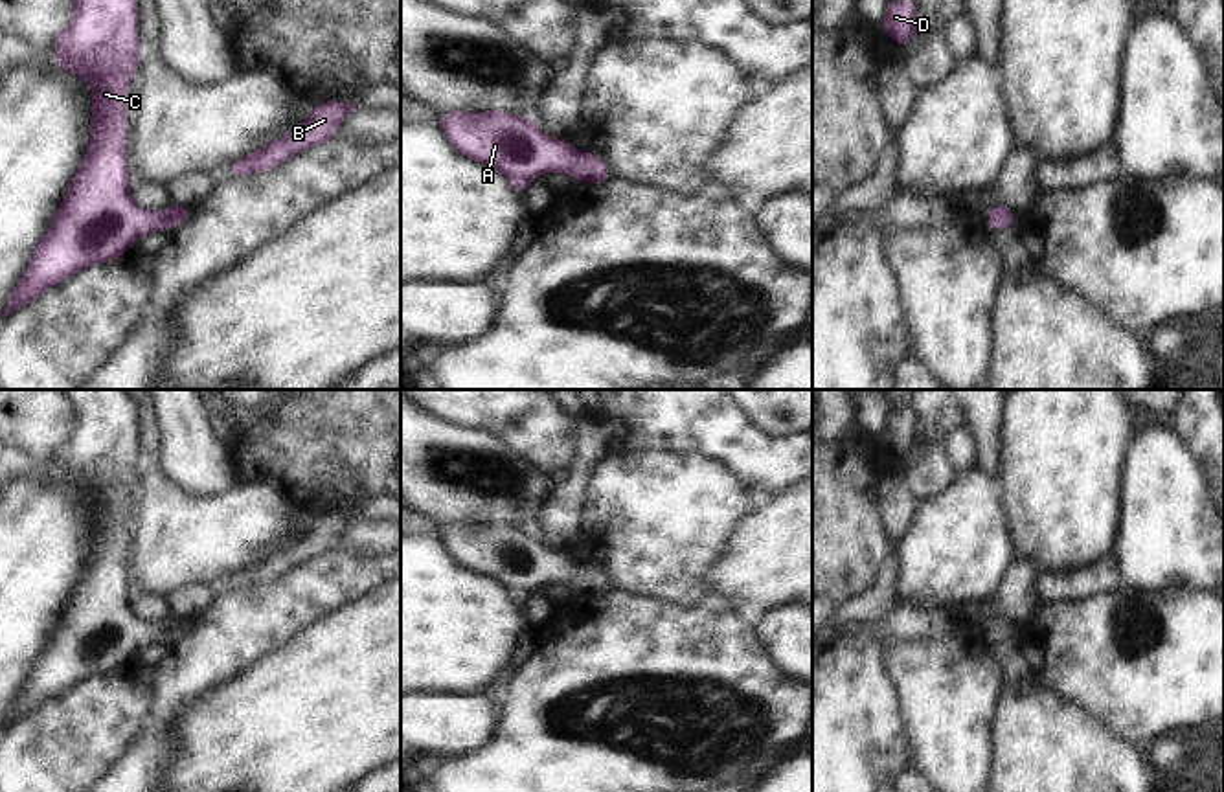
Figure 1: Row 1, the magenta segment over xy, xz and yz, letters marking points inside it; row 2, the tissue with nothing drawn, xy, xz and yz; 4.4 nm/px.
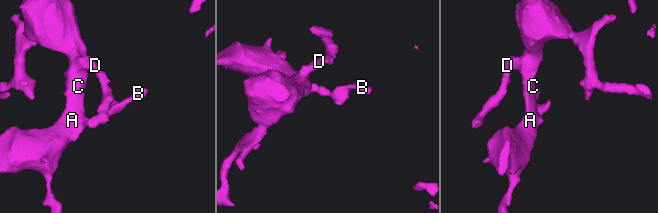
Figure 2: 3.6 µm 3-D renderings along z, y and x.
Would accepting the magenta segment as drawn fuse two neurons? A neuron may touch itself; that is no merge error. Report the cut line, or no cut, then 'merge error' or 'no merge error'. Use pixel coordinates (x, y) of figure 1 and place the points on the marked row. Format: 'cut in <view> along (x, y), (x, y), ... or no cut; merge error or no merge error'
no cut; no merge error

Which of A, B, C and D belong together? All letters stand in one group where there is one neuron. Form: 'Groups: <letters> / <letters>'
Groups: A B C D

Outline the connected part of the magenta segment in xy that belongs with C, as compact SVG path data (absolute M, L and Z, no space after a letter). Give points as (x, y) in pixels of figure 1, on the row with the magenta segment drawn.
M75 0L75 6L51 51L62 72L74 72L94 86L92 141L2 318L72 274L119 257L140 235L178 228L191 215L189 206L171 204L154 213L130 200L132 180L125 165L130 121L125 107L142 55L138 0Z

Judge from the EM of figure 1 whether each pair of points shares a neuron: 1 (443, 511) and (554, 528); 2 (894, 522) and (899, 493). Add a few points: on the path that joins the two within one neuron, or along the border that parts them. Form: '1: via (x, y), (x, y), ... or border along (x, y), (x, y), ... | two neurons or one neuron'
1: border along (554, 486), (532, 528) | two neurons
2: via (897, 515), (897, 500) | one neuron

